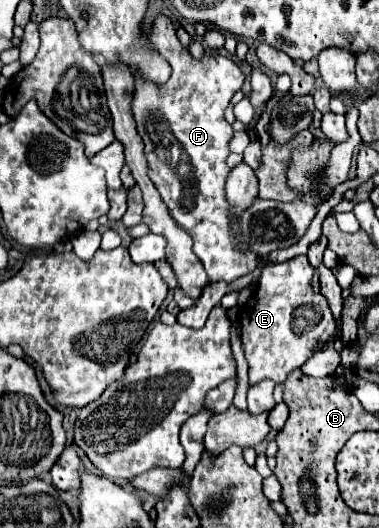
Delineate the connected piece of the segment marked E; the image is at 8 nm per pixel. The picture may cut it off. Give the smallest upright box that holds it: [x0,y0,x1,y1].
[241,255,335,385]

